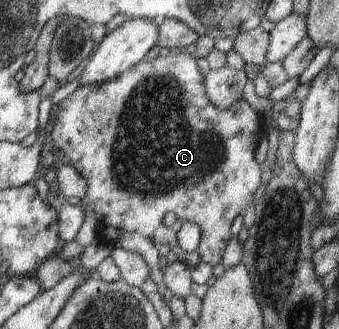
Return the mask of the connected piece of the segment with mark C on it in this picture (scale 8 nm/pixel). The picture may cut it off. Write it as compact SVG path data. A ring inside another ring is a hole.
M181 52L179 55L159 56L147 62L141 60L132 68L121 72L112 80L103 82L101 85L80 85L70 96L59 102L56 120L51 132L51 139L55 147L68 155L71 160L70 164L76 168L78 175L86 179L86 196L81 203L90 203L93 206L98 228L108 227L124 230L127 233L140 233L158 246L168 244L170 250L178 257L178 261L188 264L190 268L195 267L198 263L206 263L214 267L221 262L224 249L231 238L230 226L232 226L234 218L238 214L247 214L248 208L252 206L252 195L261 186L260 177L262 176L262 168L254 159L254 154L260 142L260 132L264 129L264 126L260 124L262 120L258 118L258 113L243 98L238 99L227 109L216 108L209 101L209 96L205 91L205 79L196 62L197 59L194 56L185 52ZM170 213L174 213L177 220L174 224L166 226L163 219ZM186 221L196 223L201 232L200 244L191 253L184 252L177 241L178 229Z

